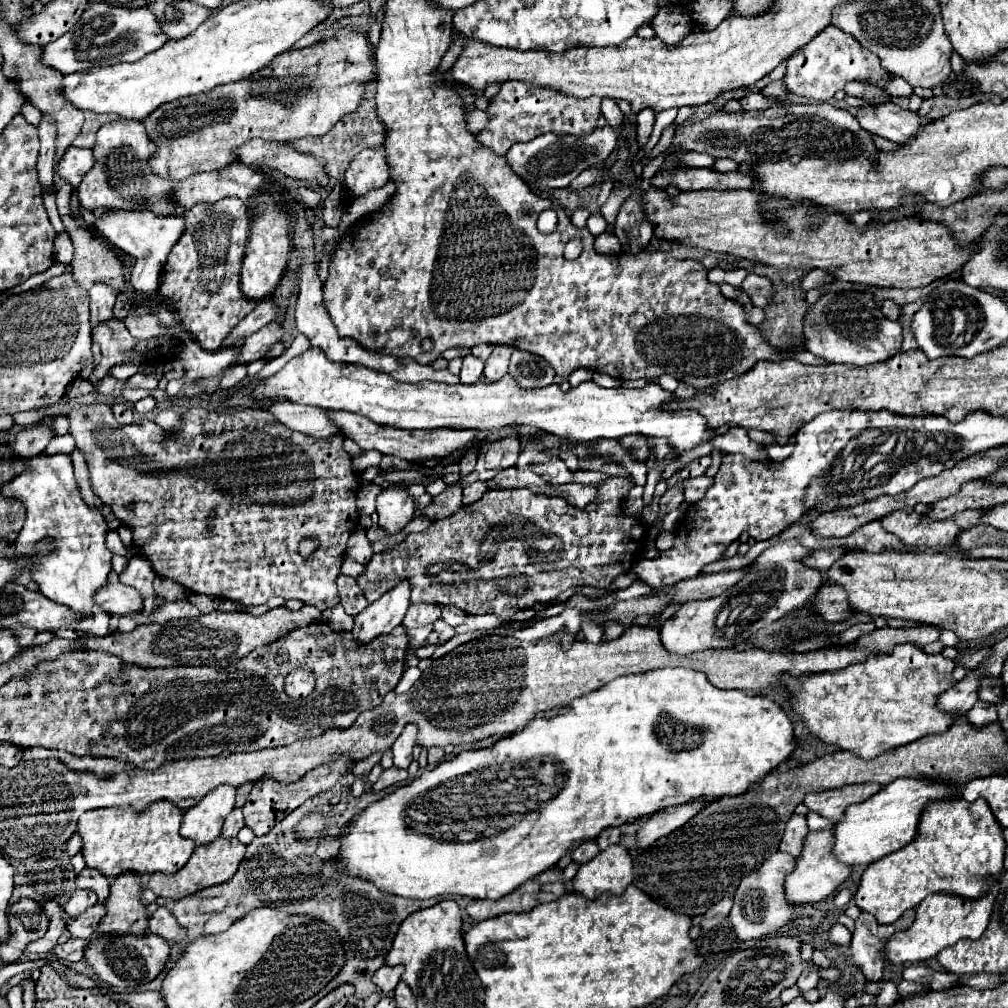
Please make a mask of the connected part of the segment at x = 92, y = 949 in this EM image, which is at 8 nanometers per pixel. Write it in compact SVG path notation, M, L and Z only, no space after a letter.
M95 935L85 951L85 959L95 969L95 973L103 983L115 987L115 991L131 991L137 985L153 981L165 969L169 961L169 949L171 949L169 943L157 935L147 937L123 935L123 939L99 939Z

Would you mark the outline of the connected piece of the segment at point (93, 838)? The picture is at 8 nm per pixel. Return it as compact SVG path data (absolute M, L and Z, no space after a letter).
M155 803L143 815L127 809L107 809L107 811L87 811L81 815L77 833L83 839L83 859L91 869L101 871L105 877L113 879L121 873L175 873L191 857L195 843L179 835L183 813L173 803Z

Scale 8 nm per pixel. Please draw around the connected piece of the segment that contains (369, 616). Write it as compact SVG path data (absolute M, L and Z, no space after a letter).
M401 581L395 589L387 591L387 595L369 603L359 615L355 615L355 625L351 629L353 639L365 645L375 637L387 635L397 625L401 625L409 609L409 591L411 589L407 581Z

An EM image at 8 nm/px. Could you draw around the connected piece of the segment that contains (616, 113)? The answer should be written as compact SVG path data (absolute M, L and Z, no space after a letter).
M603 99L601 111L603 111L605 119L619 131L619 129L621 129L621 121L623 121L623 113L621 113L621 109L617 107L615 99Z

